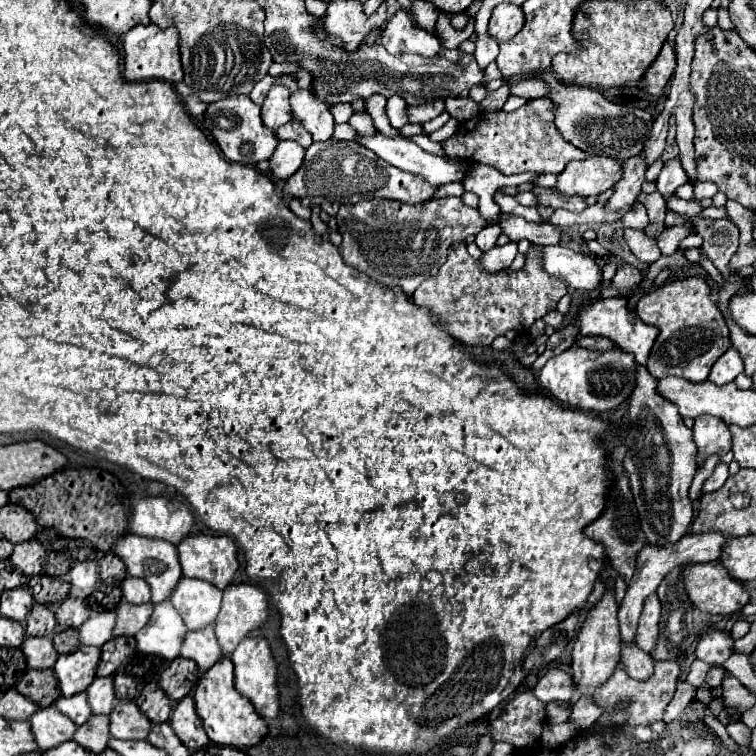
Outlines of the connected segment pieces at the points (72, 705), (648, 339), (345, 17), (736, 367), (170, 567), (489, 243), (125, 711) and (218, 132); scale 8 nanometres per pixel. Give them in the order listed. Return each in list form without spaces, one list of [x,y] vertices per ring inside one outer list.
[[[78,693],[78,695],[70,697],[70,699],[68,697],[58,697],[54,707],[58,711],[62,711],[66,717],[70,717],[76,725],[84,725],[92,717],[92,709],[88,705],[86,693]]]
[[[612,297],[612,299],[594,301],[594,303],[590,303],[590,305],[580,309],[576,321],[580,325],[578,337],[586,337],[586,335],[610,337],[618,347],[622,347],[624,351],[636,355],[636,363],[638,365],[646,365],[648,355],[652,351],[652,345],[654,345],[654,341],[658,337],[658,327],[642,323],[642,319],[636,315],[636,311],[634,309],[630,311],[628,297]]]
[[[332,1],[324,17],[326,31],[342,37],[346,49],[356,49],[372,31],[380,31],[382,35],[386,23],[386,3],[382,3],[374,15],[364,15],[360,1]]]
[[[730,347],[730,349],[718,359],[718,363],[714,363],[714,367],[712,367],[708,379],[714,381],[716,385],[726,385],[726,383],[734,381],[736,375],[740,375],[742,371],[744,371],[744,363],[742,363],[740,355],[738,355],[736,349]]]
[[[128,533],[122,539],[118,539],[112,553],[118,553],[118,557],[122,557],[130,575],[148,581],[148,585],[152,589],[154,605],[170,599],[172,591],[176,589],[178,581],[182,579],[182,565],[178,561],[178,549],[176,549],[176,545],[170,545],[166,541],[150,541],[148,537],[138,537],[134,533]]]
[[[488,225],[488,229],[482,229],[478,235],[476,235],[476,245],[482,249],[482,251],[490,251],[492,247],[496,247],[496,239],[498,235],[502,233],[502,229],[498,225]]]
[[[132,701],[120,703],[110,713],[110,733],[116,739],[146,739],[150,729],[152,721]]]
[[[226,97],[218,103],[210,103],[204,113],[204,127],[214,135],[218,147],[222,149],[228,161],[236,161],[242,165],[256,165],[272,157],[278,147],[278,137],[274,131],[266,129],[260,119],[260,105],[252,103],[250,97]]]

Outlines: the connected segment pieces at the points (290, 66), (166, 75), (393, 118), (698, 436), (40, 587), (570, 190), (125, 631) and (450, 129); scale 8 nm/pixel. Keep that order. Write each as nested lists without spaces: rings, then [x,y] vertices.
[[[272,63],[270,69],[268,69],[268,75],[276,77],[276,75],[282,75],[282,73],[295,73],[301,70],[296,63]]]
[[[138,25],[124,35],[124,77],[128,81],[148,81],[164,79],[168,83],[180,83],[182,63],[178,51],[178,31],[174,27],[160,29],[158,25]]]
[[[390,97],[388,99],[388,105],[386,105],[386,113],[388,113],[388,119],[390,119],[390,125],[394,129],[400,129],[404,123],[408,123],[408,115],[406,115],[407,104],[404,99],[400,97]]]
[[[700,415],[694,423],[694,441],[698,445],[696,461],[704,461],[710,455],[724,455],[732,449],[732,437],[728,425],[720,417]]]
[[[48,575],[32,577],[28,587],[30,587],[32,597],[36,599],[36,603],[42,603],[42,605],[54,605],[54,603],[66,599],[66,595],[70,593],[68,583],[62,583],[58,579],[48,577]]]
[[[588,157],[584,161],[572,161],[570,165],[566,165],[566,169],[558,175],[558,191],[562,191],[564,195],[600,195],[608,189],[612,189],[622,177],[622,161],[618,159],[610,159],[610,157]]]
[[[120,603],[116,613],[118,613],[118,625],[114,629],[114,635],[136,635],[152,617],[152,603],[146,605],[130,605],[130,603]]]
[[[450,118],[444,126],[431,133],[429,138],[433,141],[441,142],[456,133],[458,125],[460,125],[460,122],[457,119]]]

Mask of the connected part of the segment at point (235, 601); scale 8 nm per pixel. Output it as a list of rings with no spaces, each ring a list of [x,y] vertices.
[[[230,585],[224,591],[222,609],[214,625],[222,651],[230,655],[250,631],[260,629],[268,621],[268,615],[268,597],[260,587]]]

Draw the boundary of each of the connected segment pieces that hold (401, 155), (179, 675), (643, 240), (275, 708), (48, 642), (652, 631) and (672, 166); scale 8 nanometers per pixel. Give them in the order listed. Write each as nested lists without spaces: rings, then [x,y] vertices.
[[[342,123],[342,125],[336,125],[336,129],[334,129],[334,135],[332,135],[334,139],[340,139],[340,141],[356,141],[356,143],[360,143],[362,147],[366,147],[366,149],[370,149],[370,151],[374,151],[380,159],[384,159],[386,163],[390,163],[390,165],[394,165],[394,167],[398,167],[398,169],[402,169],[402,171],[408,171],[408,173],[418,173],[418,175],[422,175],[422,177],[426,177],[426,181],[430,181],[430,185],[446,185],[446,183],[462,183],[464,181],[464,177],[466,177],[466,173],[470,173],[470,169],[472,169],[472,165],[468,163],[468,161],[462,161],[462,159],[456,159],[456,161],[452,161],[452,159],[444,159],[444,157],[438,157],[438,155],[434,155],[434,153],[428,153],[428,151],[424,151],[422,147],[418,147],[416,143],[412,143],[410,139],[406,139],[406,137],[386,137],[386,135],[382,135],[382,133],[374,133],[374,135],[358,135],[356,133],[356,129],[352,127],[352,125],[348,125],[348,123]]]
[[[178,657],[170,663],[170,667],[160,675],[160,687],[164,689],[164,693],[178,703],[182,697],[190,695],[196,689],[196,683],[200,679],[200,671],[198,665],[194,665],[194,661]]]
[[[624,229],[624,239],[630,247],[630,251],[642,261],[642,263],[654,263],[660,259],[660,249],[656,251],[656,239],[650,239],[644,235],[644,231],[634,231],[634,229]]]
[[[248,637],[238,645],[238,649],[230,655],[234,663],[234,685],[236,689],[250,699],[250,703],[256,707],[258,715],[266,721],[276,719],[280,711],[280,691],[278,691],[278,667],[272,657],[270,645],[264,637]]]
[[[26,637],[22,653],[26,655],[30,669],[54,669],[58,659],[52,637]]]
[[[652,593],[644,599],[644,609],[638,623],[638,637],[636,643],[640,649],[650,653],[654,649],[654,641],[658,639],[658,623],[660,623],[660,601],[658,595]]]
[[[670,159],[664,163],[664,169],[656,181],[656,187],[662,195],[672,195],[680,185],[686,183],[686,173],[682,173],[682,165],[678,159]]]

